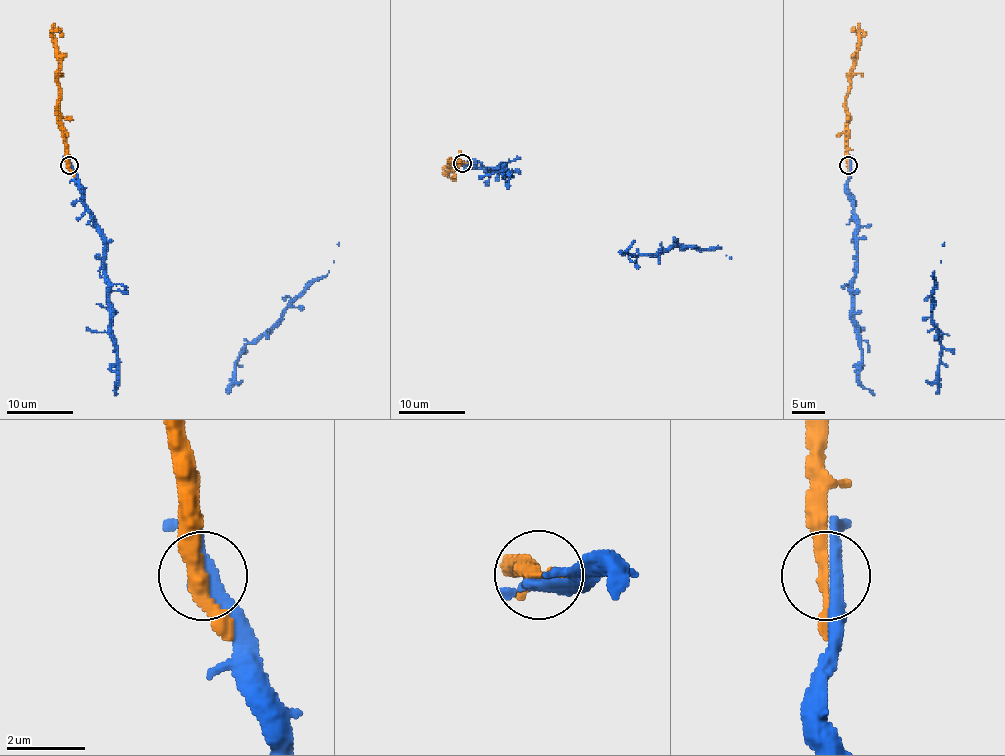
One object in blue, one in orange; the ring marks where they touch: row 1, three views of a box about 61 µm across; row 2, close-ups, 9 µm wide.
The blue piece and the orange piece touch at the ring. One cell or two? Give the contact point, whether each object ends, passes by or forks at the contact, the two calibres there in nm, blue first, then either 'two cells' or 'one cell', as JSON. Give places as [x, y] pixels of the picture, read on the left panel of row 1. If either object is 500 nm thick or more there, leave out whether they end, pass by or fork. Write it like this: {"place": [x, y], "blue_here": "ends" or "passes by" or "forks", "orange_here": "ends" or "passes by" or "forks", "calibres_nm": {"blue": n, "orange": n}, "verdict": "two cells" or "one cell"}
{"place": [69, 165], "blue_here": "passes by", "orange_here": "passes by", "calibres_nm": {"blue": 400, "orange": 280}, "verdict": "one cell"}

